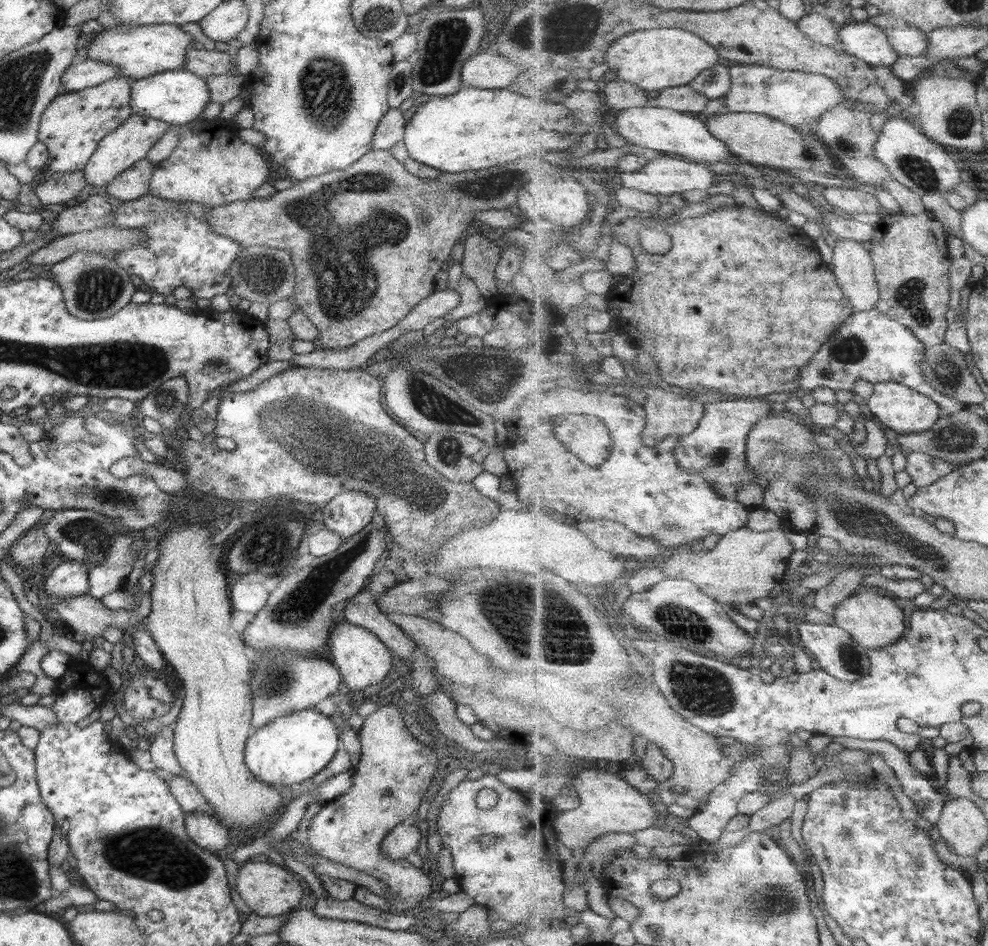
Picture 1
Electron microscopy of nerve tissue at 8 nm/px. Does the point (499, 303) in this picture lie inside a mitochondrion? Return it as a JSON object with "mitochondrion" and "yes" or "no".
{"mitochondrion":"no"}

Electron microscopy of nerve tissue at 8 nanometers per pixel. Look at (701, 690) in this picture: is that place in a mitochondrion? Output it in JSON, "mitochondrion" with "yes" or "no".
{"mitochondrion":"yes"}

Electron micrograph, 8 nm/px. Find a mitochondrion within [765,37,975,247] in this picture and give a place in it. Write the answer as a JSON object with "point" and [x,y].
{"point":[917,170]}

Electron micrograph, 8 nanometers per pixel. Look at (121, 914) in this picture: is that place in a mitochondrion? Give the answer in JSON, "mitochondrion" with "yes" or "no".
{"mitochondrion":"no"}

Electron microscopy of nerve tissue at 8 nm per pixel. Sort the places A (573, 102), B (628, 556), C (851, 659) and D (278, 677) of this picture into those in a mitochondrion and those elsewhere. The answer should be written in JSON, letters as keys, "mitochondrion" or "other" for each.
{"A":"other","B":"other","C":"mitochondrion","D":"mitochondrion"}

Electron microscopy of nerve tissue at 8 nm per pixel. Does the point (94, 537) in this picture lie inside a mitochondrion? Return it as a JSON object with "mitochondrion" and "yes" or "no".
{"mitochondrion":"yes"}

